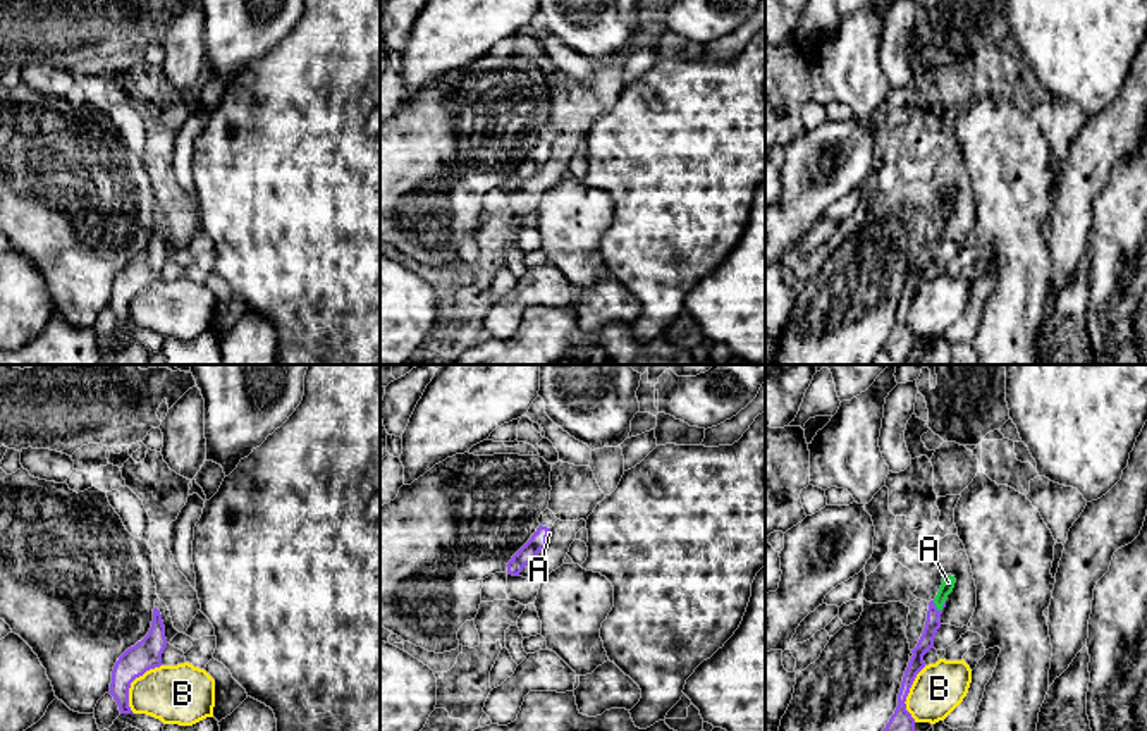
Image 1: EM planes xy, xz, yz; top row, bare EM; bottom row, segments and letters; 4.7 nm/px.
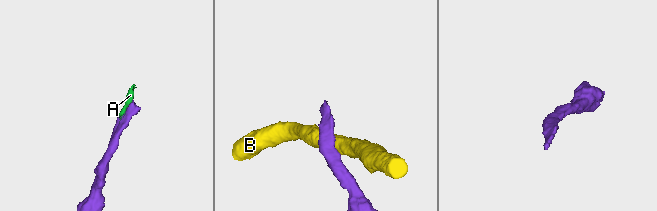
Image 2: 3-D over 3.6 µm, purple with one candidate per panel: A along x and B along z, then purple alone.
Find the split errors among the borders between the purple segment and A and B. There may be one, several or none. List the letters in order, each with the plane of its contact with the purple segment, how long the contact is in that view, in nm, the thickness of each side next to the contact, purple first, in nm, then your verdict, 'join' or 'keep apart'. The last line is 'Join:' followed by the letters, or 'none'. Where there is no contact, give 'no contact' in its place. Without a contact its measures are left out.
A: yz | 70 nm | 70/60 nm | join
B: xy | 260 nm | 140/280 nm | keep apart
Join: A

